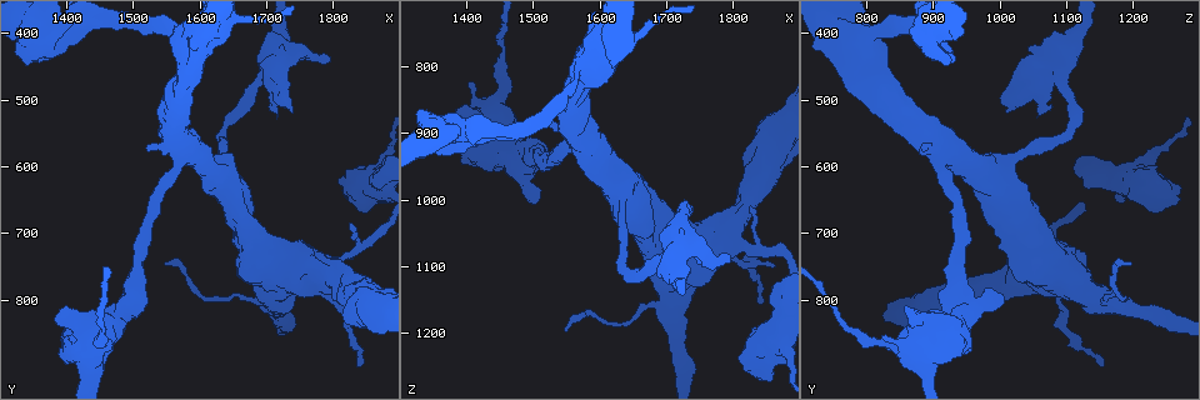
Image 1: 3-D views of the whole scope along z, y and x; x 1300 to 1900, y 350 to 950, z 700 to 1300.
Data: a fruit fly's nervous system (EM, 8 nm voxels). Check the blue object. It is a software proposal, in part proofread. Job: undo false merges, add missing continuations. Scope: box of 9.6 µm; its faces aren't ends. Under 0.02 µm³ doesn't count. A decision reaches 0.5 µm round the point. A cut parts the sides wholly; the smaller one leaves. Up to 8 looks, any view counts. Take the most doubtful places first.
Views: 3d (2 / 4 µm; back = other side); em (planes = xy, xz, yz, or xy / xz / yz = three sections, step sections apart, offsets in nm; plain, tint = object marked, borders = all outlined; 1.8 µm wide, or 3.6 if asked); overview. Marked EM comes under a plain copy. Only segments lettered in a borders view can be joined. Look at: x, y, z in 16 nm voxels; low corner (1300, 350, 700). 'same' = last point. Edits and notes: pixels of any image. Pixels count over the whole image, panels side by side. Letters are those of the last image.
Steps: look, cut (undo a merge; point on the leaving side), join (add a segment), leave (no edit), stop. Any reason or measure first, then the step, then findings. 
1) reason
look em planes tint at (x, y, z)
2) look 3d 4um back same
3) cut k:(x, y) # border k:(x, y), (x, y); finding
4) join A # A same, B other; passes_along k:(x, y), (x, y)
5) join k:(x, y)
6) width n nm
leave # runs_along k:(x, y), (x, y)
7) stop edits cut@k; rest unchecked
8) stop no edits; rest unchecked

abrupt turn
look 3d 4um at (1700, 450, 1085)

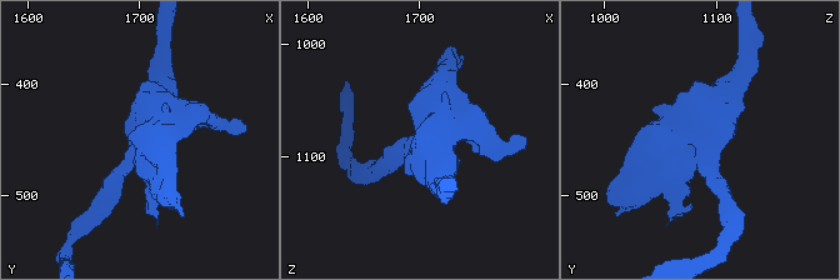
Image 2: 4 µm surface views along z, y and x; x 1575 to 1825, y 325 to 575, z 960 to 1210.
look em xz step 8 tint same

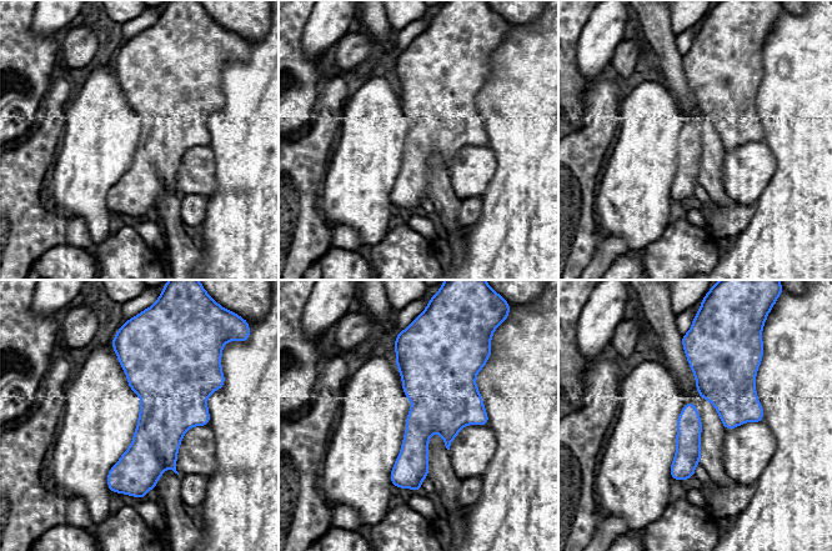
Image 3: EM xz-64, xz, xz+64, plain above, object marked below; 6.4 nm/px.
look em yz step 16 borders same

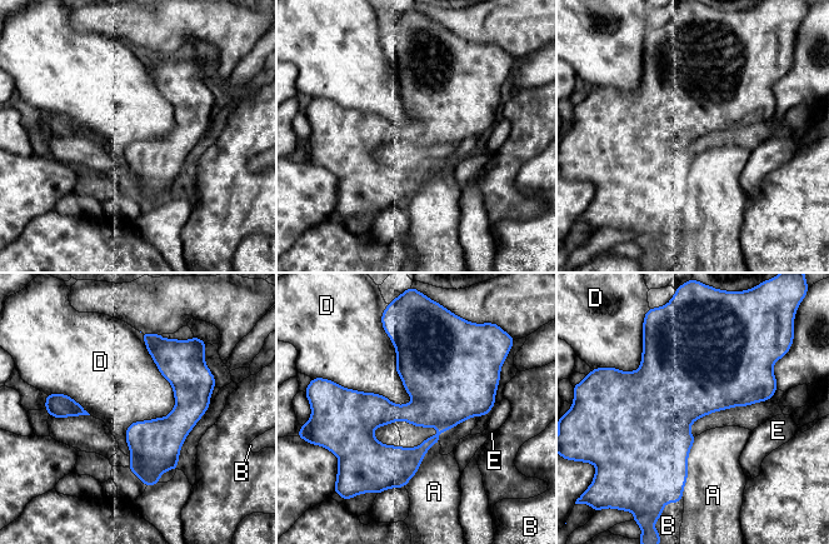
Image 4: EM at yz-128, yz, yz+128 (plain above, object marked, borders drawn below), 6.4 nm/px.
leave # A other, B other, D other, E other; border 4:(139, 332), (129, 455); continuous, no second neuron

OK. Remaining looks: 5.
long arm stops here
look em yz step 16 tint at (1545, 745, 1200)

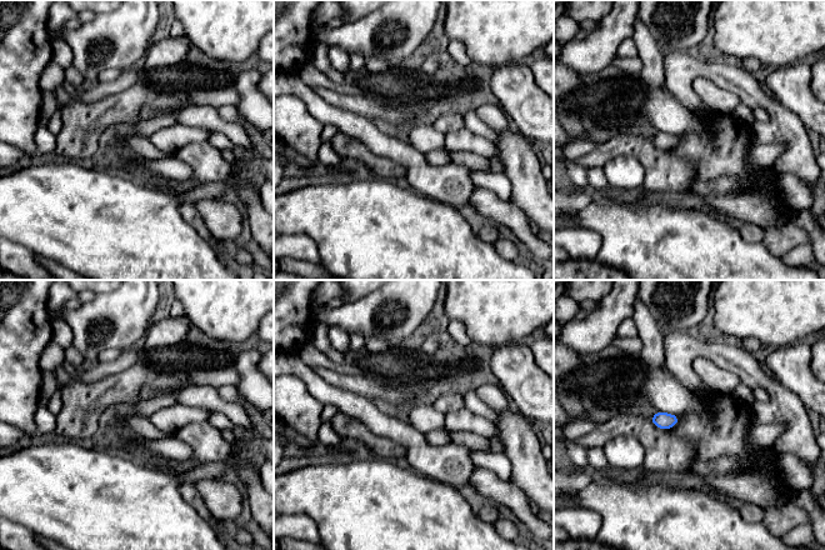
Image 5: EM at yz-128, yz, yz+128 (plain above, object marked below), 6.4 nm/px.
cut it another way
look em planes borders same

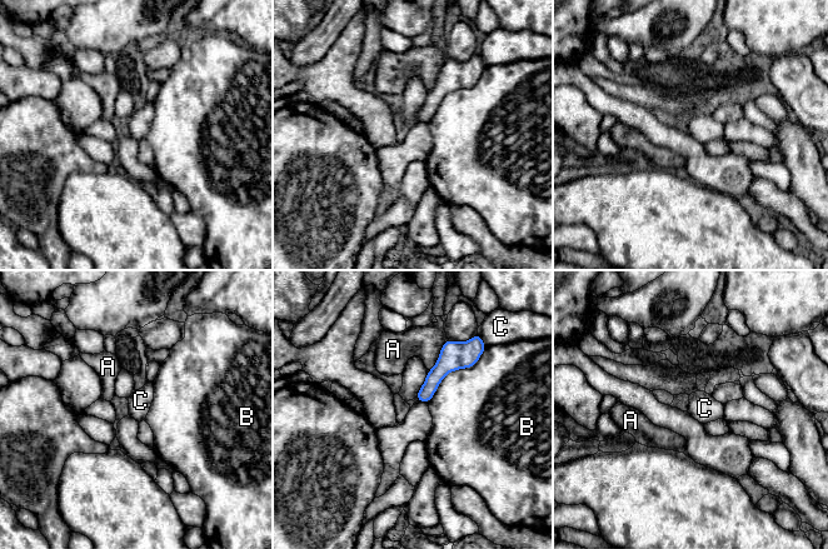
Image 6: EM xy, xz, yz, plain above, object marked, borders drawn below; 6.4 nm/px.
longest_contact B 460 nm
leave # A other, B other, C other; none of them fits

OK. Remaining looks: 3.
closes a loop
look 3d 4um at (1570, 405, 800)

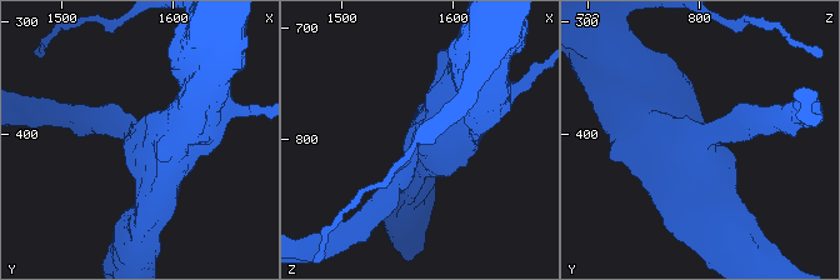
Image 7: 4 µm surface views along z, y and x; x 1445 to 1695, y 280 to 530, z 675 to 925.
now the EM
look em 3.6um xz step 16 tint at (1568, 408, 802)

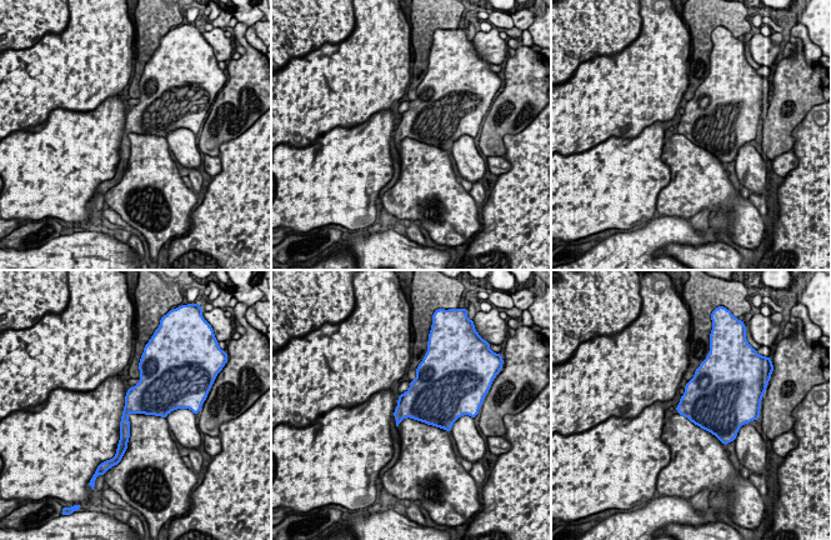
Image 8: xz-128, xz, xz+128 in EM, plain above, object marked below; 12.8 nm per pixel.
look em 3.6um planes borders same

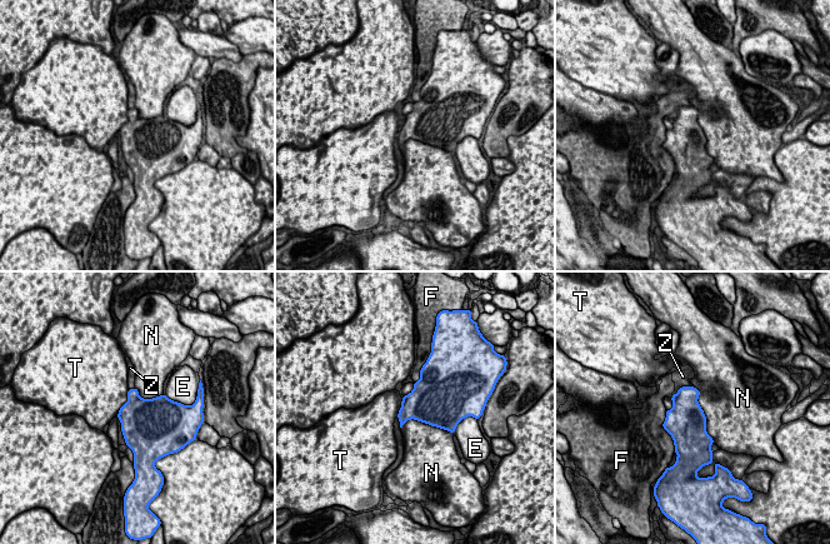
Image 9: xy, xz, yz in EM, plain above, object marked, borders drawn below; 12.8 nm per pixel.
width 480 nm
leave # E other, F other, N other, T other, Z other; border 9:(693, 387), (714, 443); one neuron here

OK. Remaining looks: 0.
stop no edits; rest unchecked

